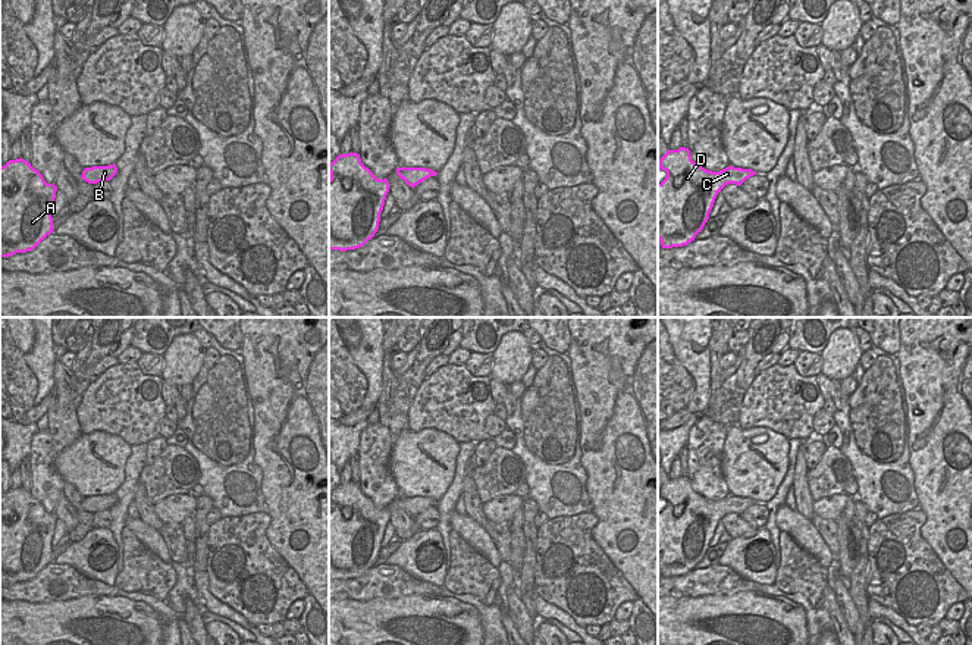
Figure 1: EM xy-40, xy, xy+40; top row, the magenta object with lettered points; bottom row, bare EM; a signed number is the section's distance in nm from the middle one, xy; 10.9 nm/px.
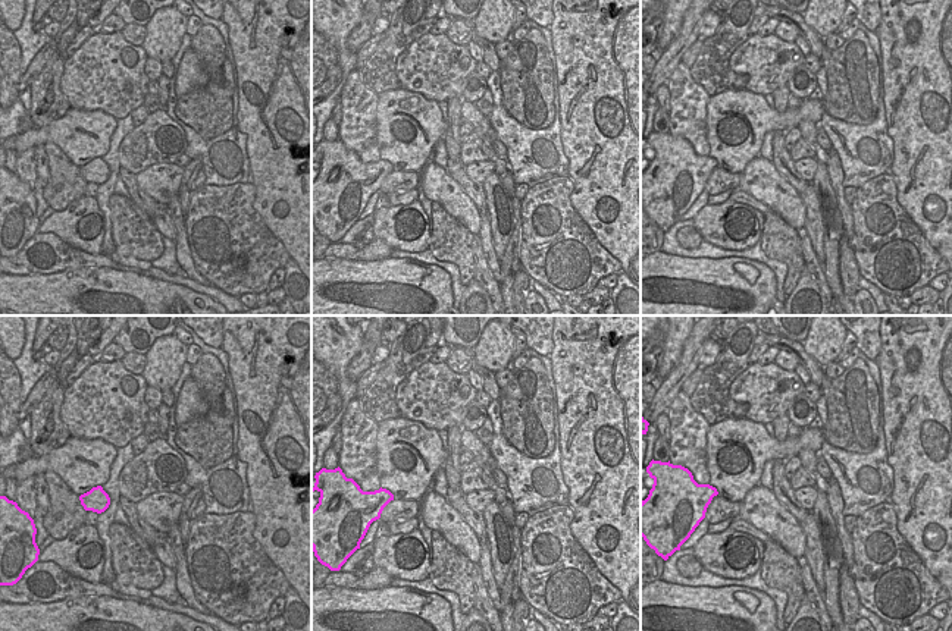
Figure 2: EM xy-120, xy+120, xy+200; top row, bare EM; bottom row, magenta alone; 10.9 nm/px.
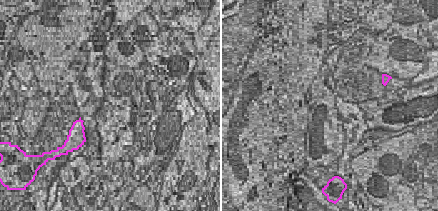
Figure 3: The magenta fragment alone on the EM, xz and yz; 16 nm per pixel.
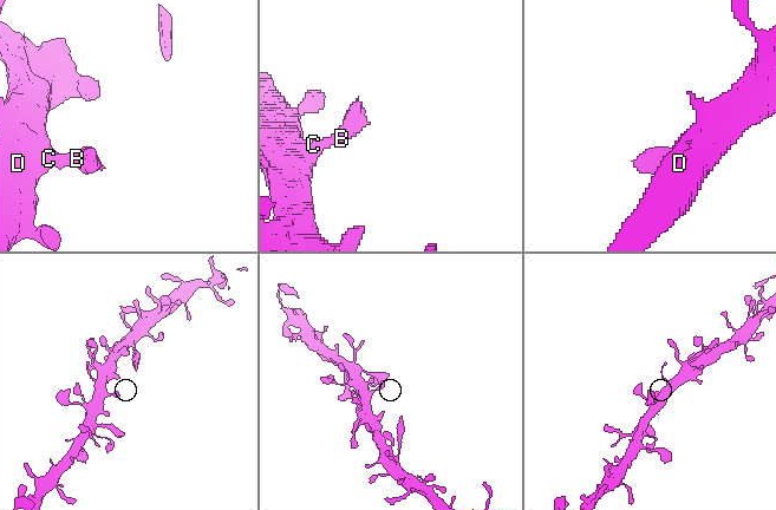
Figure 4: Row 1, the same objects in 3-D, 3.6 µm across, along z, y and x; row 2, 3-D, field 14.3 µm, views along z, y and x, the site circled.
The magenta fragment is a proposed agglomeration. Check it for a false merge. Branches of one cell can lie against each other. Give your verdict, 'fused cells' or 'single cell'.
single cell

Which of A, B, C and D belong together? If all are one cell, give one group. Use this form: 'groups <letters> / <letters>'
groups A B C D

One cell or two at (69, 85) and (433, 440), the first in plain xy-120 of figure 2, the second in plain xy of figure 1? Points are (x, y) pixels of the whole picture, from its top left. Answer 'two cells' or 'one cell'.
two cells

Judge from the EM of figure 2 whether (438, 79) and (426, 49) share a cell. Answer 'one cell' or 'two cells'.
one cell

